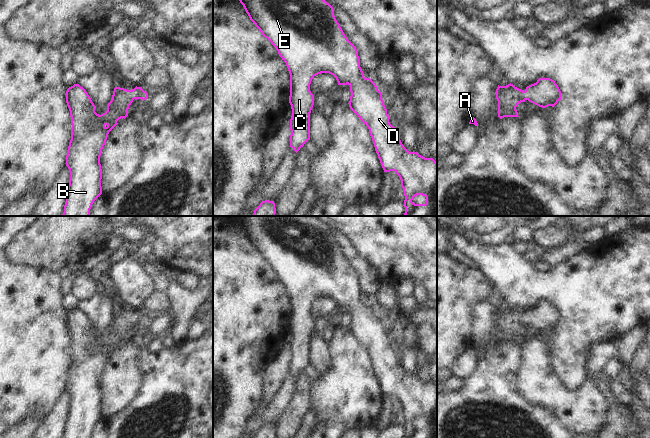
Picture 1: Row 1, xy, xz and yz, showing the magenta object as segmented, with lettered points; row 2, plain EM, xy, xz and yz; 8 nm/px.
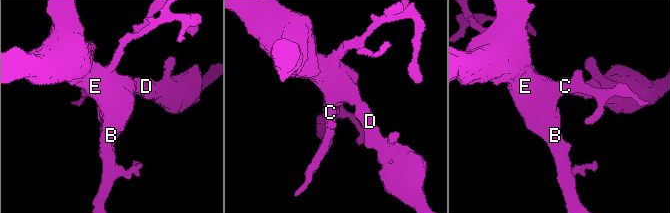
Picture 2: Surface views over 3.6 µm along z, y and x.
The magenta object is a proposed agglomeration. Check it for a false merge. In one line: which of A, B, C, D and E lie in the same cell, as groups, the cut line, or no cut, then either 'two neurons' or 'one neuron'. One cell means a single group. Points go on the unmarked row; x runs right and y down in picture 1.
A B C D E | no cut | one neuron

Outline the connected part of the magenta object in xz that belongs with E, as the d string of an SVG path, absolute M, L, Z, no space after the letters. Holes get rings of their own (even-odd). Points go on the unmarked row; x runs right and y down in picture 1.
M239 216L240 227L243 229L250 244L260 254L278 275L279 280L286 287L290 298L289 327L292 333L290 343L290 371L297 377L310 364L310 337L314 329L314 319L310 315L312 303L321 297L333 299L338 309L350 310L350 333L368 351L376 377L384 396L395 395L401 404L405 424L404 438L437 438L437 386L433 382L425 382L418 376L409 376L400 364L400 357L389 346L390 340L382 324L382 317L376 308L365 302L360 291L358 275L345 260L340 248L334 240L333 231L312 216ZM417 419L426 421L425 428L412 426Z

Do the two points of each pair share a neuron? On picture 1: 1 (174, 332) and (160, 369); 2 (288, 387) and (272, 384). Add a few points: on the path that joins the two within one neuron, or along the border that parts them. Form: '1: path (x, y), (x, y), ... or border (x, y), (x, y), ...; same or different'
1: border (187, 339), (174, 344); different
2: border (279, 386), (274, 397), (269, 402), (262, 402); different

